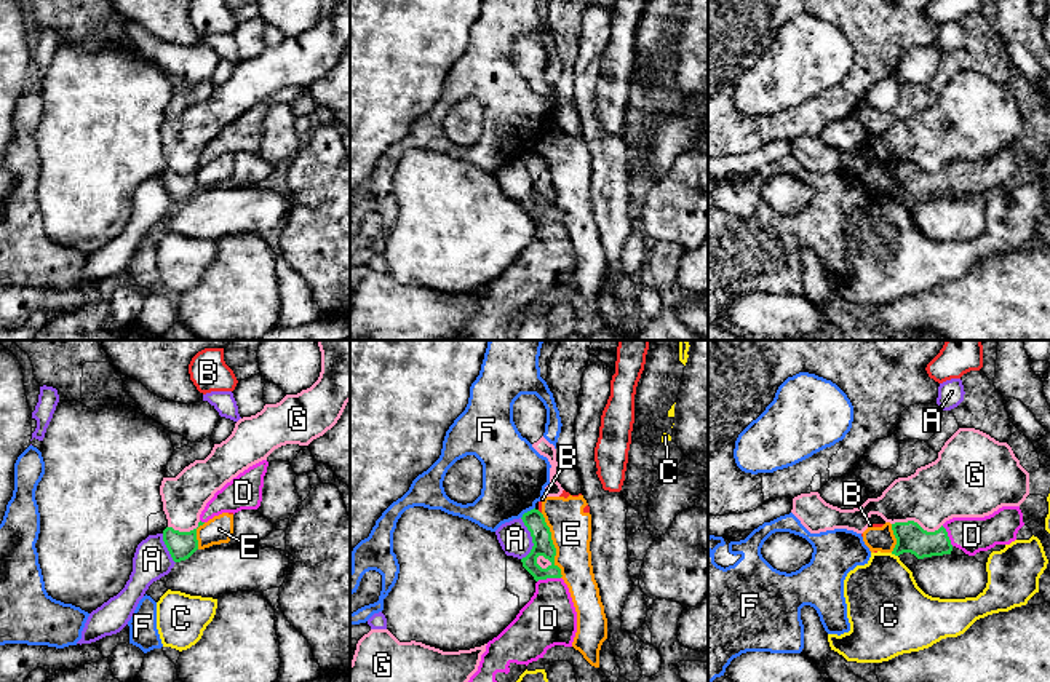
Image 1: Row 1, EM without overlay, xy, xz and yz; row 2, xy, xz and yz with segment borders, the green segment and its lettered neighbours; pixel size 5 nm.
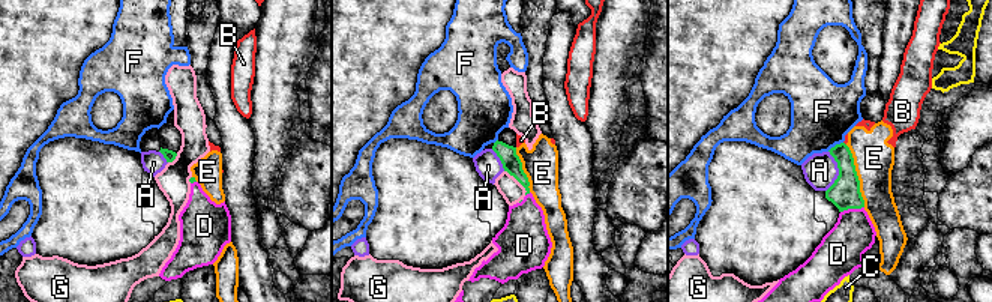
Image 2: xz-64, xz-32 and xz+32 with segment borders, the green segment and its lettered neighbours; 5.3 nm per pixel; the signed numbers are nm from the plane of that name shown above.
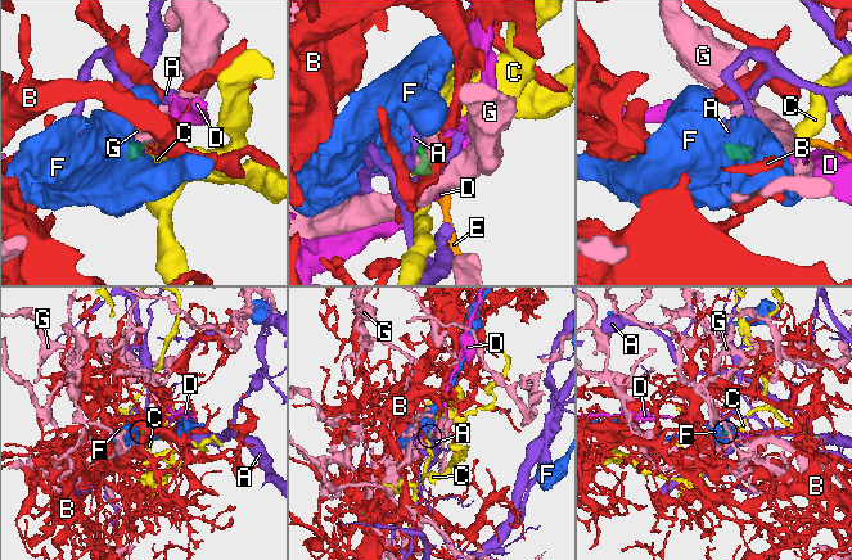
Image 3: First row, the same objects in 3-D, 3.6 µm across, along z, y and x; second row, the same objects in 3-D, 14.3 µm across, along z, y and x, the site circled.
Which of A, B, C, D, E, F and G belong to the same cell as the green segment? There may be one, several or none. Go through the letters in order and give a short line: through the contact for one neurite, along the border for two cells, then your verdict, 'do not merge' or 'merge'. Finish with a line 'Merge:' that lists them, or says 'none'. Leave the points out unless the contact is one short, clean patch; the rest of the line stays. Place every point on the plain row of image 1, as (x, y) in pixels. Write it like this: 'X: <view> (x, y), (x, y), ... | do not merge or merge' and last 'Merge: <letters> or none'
A: xz (520, 160), (532, 186), (532, 190), (521, 202) | do not merge
B: xz (537, 152), (540, 155) | do not merge
C: yz (890, 195), (897, 198) | do not merge
D: xz (540, 176), (552, 202), (548, 219), (548, 261) | merge
E: xz (540, 155), (550, 174), (555, 206), (561, 219) | do not merge
F: xz (534, 149), (521, 160) | do not merge
G: yz (892, 165), (916, 163), (927, 173), (937, 173), (942, 168) | do not merge
Merge: D

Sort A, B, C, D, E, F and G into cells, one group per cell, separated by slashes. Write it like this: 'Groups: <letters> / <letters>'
Groups: A / B E / C / D / F / G

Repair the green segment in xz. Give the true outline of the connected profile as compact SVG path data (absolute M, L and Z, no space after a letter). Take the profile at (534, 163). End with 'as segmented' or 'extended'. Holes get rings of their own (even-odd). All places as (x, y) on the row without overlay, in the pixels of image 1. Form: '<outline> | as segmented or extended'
M535 150L521 161L534 185L521 204L537 224L535 235L516 260L487 284L470 323L459 334L438 340L507 340L529 305L543 300L555 287L572 289L577 254L561 211L555 206L550 169Z | extended

